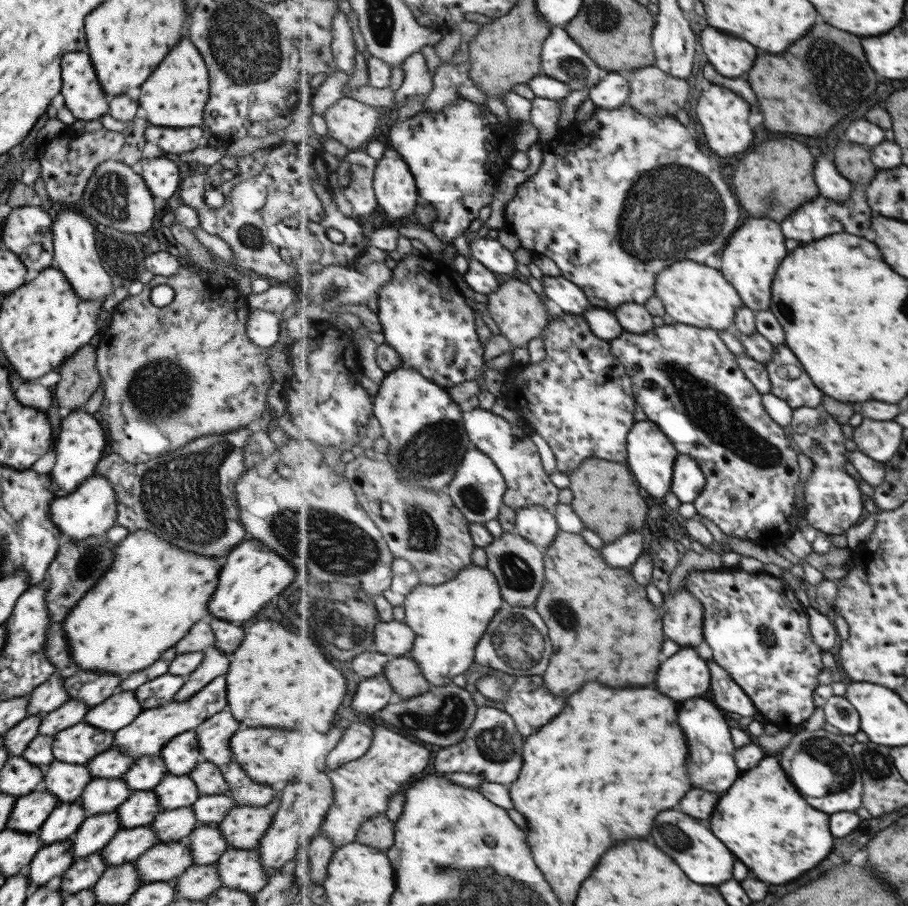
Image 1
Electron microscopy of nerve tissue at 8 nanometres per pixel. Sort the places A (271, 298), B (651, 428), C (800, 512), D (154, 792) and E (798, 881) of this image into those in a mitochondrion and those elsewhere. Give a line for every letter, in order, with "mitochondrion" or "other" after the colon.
A: other
B: other
C: other
D: other
E: other

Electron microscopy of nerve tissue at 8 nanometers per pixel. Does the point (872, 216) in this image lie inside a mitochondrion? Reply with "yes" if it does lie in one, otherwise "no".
no

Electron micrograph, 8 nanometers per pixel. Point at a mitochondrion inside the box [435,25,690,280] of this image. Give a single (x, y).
(577, 70)

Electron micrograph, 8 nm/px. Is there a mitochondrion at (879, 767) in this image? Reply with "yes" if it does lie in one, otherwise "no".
yes

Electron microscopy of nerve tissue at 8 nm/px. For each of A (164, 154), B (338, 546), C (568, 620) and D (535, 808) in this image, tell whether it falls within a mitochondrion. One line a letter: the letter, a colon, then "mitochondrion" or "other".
A: other
B: mitochondrion
C: mitochondrion
D: other

